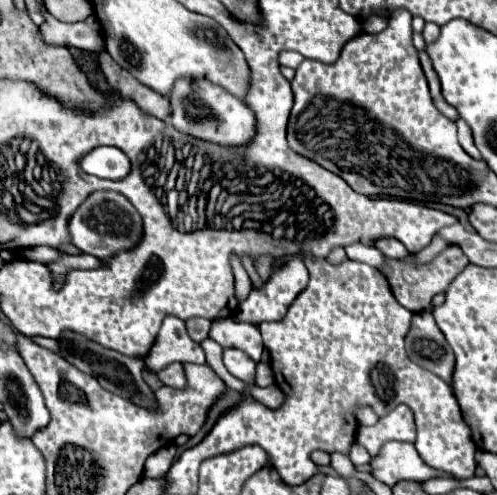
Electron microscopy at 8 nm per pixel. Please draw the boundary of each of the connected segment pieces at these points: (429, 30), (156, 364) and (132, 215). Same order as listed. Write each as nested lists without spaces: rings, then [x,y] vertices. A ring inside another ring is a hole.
[[[427,22],[427,24],[425,24],[423,38],[425,38],[427,44],[433,44],[433,42],[439,38],[439,34],[441,34],[441,26],[439,26],[439,24],[435,24],[435,22]]]
[[[169,316],[163,320],[157,340],[145,358],[145,366],[153,372],[161,372],[173,362],[205,364],[205,352],[201,344],[189,336],[185,322]]]
[[[93,192],[69,220],[73,244],[97,258],[113,258],[123,250],[133,250],[143,238],[143,220],[135,206],[117,192]]]

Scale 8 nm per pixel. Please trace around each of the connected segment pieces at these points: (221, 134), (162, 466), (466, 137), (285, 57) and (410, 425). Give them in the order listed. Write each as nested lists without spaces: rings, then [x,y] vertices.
[[[179,80],[169,102],[173,108],[171,124],[187,136],[219,146],[247,146],[257,136],[257,116],[253,110],[223,88],[215,88],[215,84],[203,80]]]
[[[175,444],[161,448],[157,454],[153,454],[145,462],[145,476],[147,478],[161,478],[173,464],[175,460]]]
[[[457,120],[457,128],[459,128],[459,144],[463,146],[463,150],[467,150],[467,154],[471,154],[473,158],[481,158],[477,146],[473,144],[473,134],[471,134],[471,128],[465,120]]]
[[[283,52],[283,54],[279,56],[281,66],[289,66],[289,68],[297,68],[303,60],[305,60],[305,58],[303,58],[301,54],[297,54],[297,52]]]
[[[397,406],[389,416],[379,418],[375,426],[361,426],[357,432],[357,442],[367,448],[367,452],[375,458],[379,448],[391,440],[399,442],[415,442],[415,418],[407,406]]]

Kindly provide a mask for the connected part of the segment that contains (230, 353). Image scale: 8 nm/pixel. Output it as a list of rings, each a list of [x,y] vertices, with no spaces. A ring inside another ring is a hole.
[[[225,350],[223,352],[223,364],[225,368],[239,380],[243,380],[245,384],[255,384],[255,368],[257,364],[245,356],[245,352],[239,350]]]

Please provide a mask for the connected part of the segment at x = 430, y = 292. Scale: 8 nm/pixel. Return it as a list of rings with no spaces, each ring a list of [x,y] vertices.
[[[457,246],[445,248],[431,264],[425,266],[407,266],[401,264],[401,260],[389,260],[389,268],[383,270],[385,278],[389,278],[389,286],[393,288],[393,294],[401,306],[405,306],[411,312],[423,312],[427,310],[427,304],[431,304],[433,296],[439,292],[445,292],[449,284],[455,280],[455,276],[469,264],[467,256]]]

